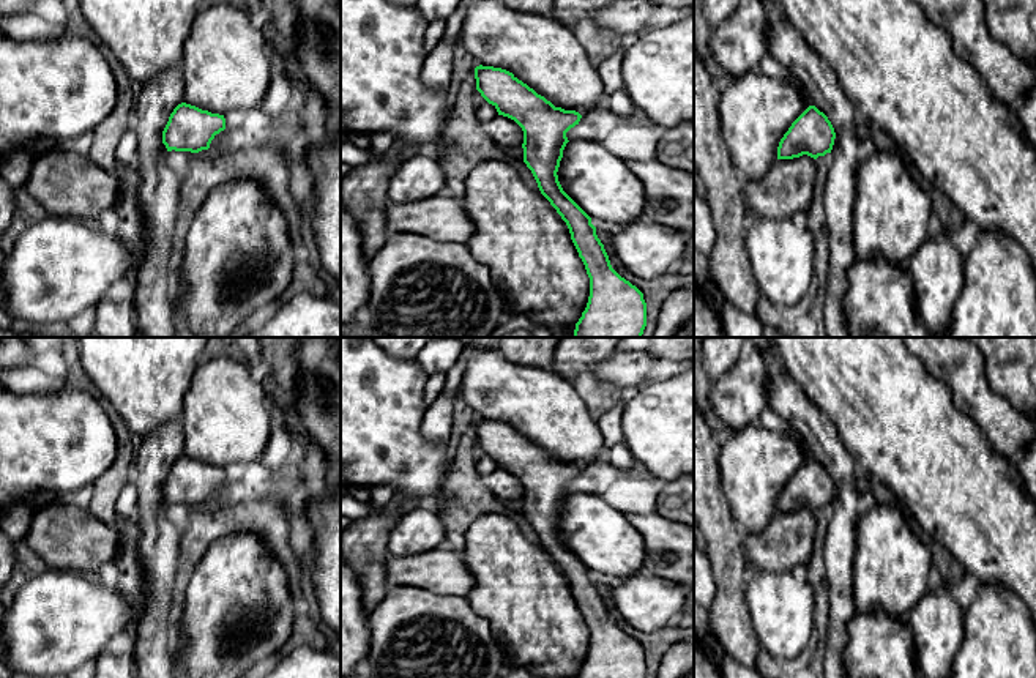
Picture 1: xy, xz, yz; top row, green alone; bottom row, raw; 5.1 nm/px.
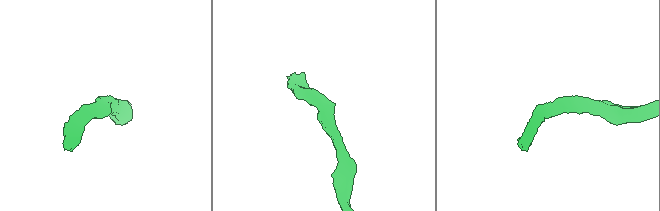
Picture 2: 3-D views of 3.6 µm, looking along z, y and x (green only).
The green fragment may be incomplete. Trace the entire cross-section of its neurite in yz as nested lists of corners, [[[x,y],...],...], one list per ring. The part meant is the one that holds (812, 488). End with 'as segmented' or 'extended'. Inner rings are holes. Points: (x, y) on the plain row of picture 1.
[[[747,426],[721,443],[719,475],[732,519],[743,535],[762,533],[777,512],[831,506],[836,486],[828,470],[787,434]]] | extended

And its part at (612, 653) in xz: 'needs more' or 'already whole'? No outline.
needs more

